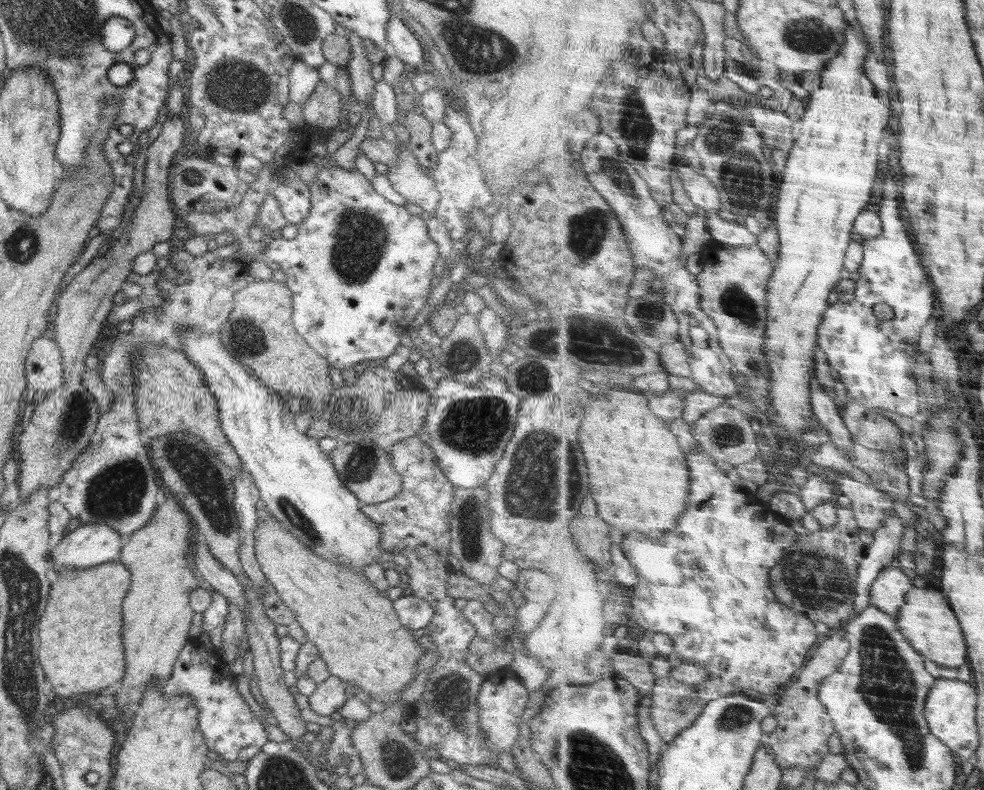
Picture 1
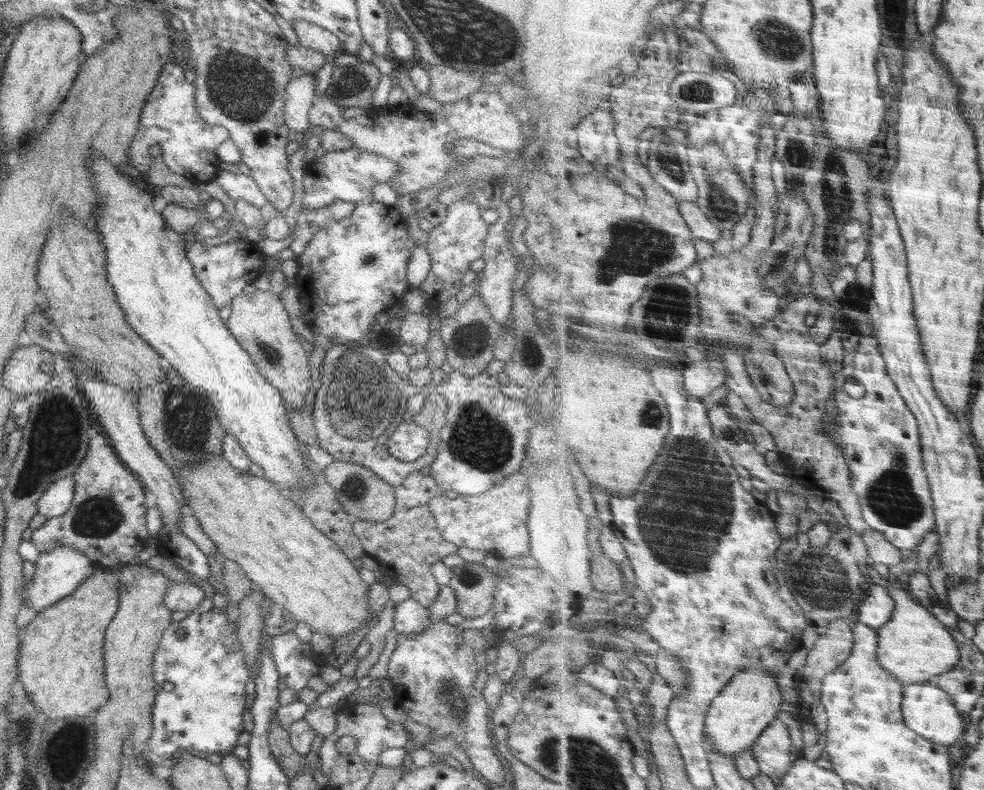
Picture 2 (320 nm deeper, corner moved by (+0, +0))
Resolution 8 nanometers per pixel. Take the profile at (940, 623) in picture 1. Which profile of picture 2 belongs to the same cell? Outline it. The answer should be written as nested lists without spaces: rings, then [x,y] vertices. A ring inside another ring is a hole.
[[[872,566],[868,567],[868,573],[870,584],[886,588],[890,596],[896,600],[892,621],[878,629],[878,661],[881,666],[889,670],[905,686],[926,683],[935,676],[950,672],[962,658],[959,642],[956,642],[950,629],[920,603],[907,587],[890,587],[886,578],[882,578]]]

